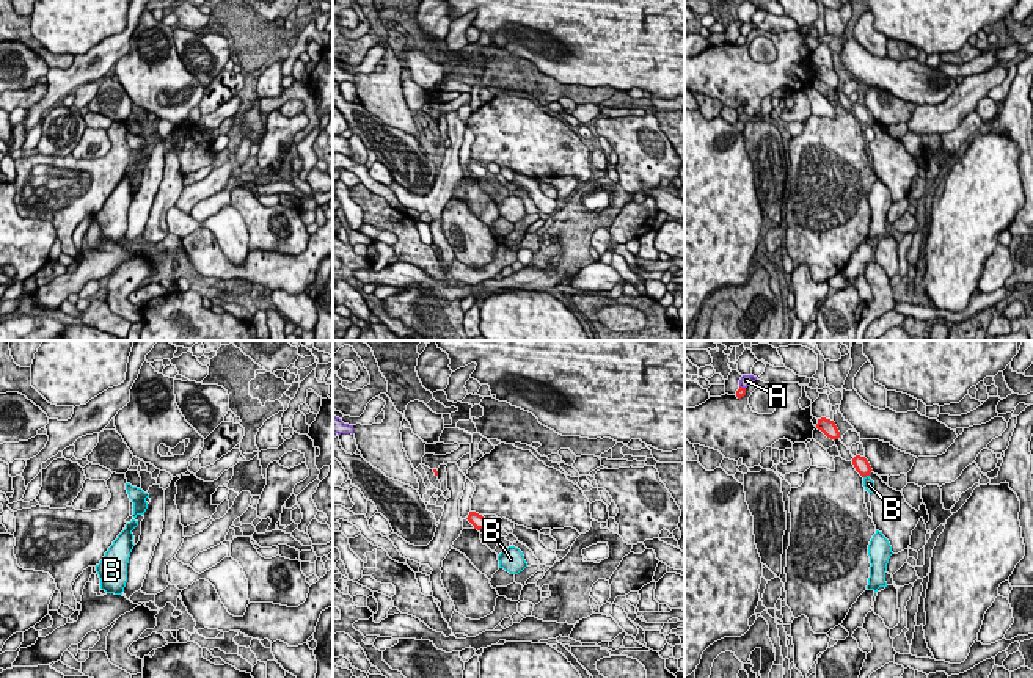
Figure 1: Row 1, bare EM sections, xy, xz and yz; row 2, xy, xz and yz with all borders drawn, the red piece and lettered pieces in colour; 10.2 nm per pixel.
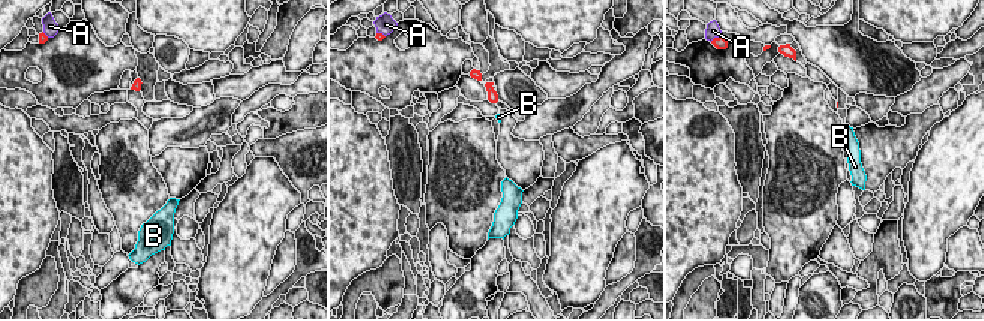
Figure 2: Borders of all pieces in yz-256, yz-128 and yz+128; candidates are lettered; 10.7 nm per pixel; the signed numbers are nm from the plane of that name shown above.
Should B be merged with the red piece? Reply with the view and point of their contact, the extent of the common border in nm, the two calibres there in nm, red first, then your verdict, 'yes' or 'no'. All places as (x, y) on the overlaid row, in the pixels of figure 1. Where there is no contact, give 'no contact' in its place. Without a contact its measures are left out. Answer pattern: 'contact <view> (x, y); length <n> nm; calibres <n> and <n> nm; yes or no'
contact yz (865, 476); length 70 nm; calibres 160 and 120 nm; no

